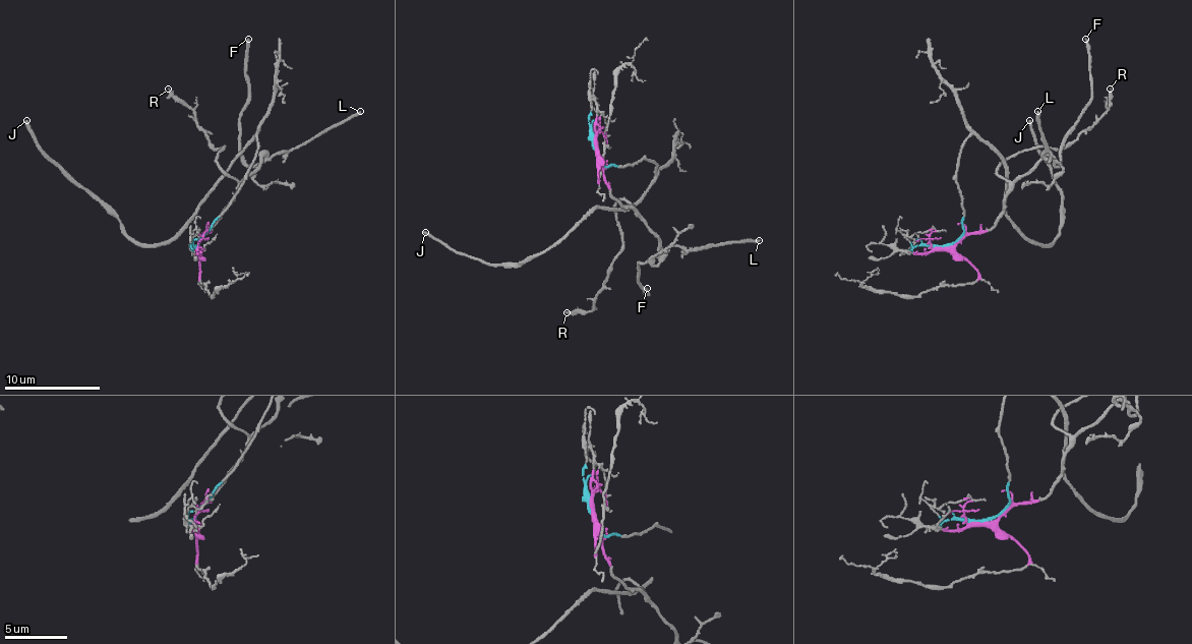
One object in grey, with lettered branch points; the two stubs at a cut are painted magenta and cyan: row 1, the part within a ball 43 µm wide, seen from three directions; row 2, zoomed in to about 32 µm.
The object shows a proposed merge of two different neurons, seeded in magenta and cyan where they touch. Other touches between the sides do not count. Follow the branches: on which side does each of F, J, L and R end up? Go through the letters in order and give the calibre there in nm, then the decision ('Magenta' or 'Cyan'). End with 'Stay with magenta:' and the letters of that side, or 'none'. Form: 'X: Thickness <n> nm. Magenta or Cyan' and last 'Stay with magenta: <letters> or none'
F: Thickness 200 nm. Magenta
J: Thickness 240 nm. Cyan
L: Thickness 240 nm. Magenta
R: Thickness 220 nm. Magenta
Stay with magenta: F, L, R

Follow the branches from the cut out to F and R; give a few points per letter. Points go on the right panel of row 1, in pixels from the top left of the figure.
F: (952, 246), (991, 227), (1009, 189), (1037, 163), (1048, 156), (1060, 163), (1062, 141), (1090, 99), (1085, 39)
R: (952, 246), (1002, 213), (1009, 184), (998, 172), (1002, 161), (1037, 147), (1069, 147), (1110, 108), (1110, 89)

